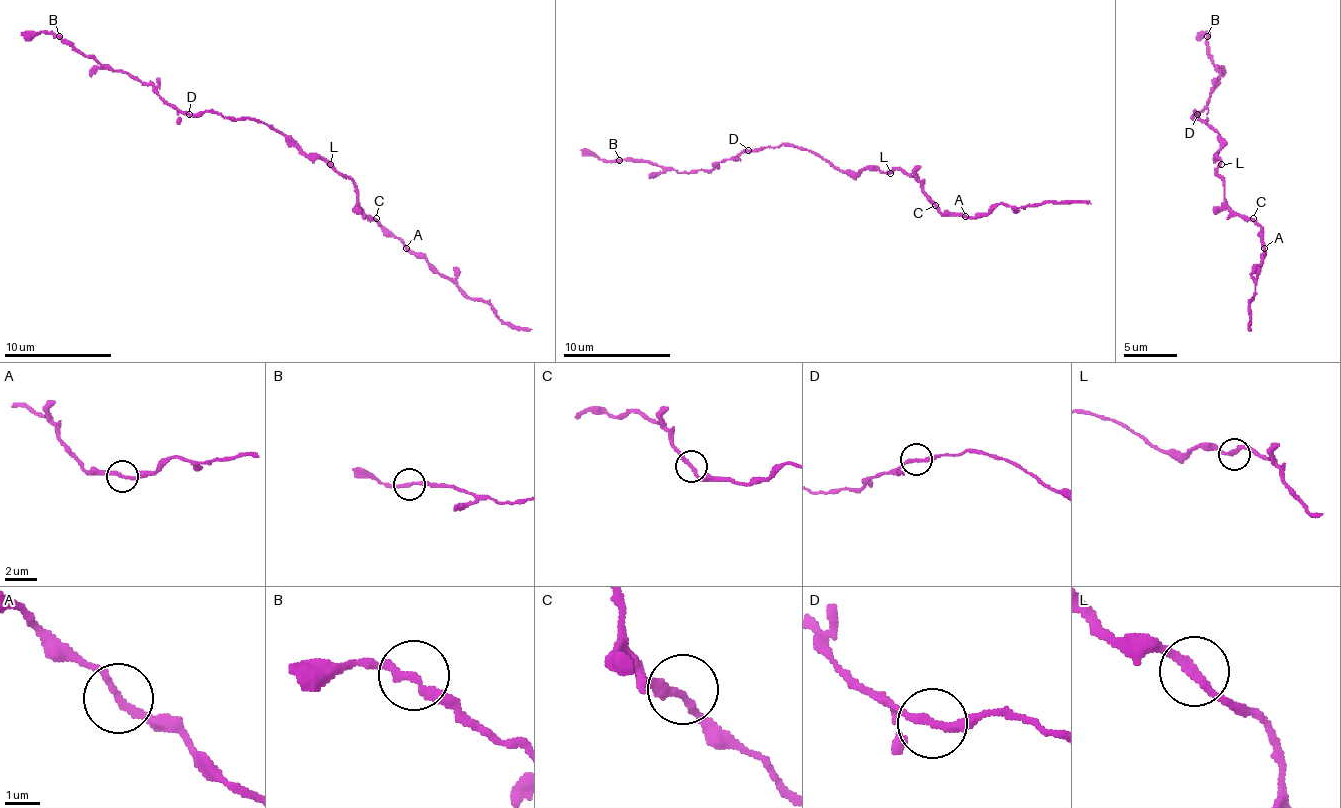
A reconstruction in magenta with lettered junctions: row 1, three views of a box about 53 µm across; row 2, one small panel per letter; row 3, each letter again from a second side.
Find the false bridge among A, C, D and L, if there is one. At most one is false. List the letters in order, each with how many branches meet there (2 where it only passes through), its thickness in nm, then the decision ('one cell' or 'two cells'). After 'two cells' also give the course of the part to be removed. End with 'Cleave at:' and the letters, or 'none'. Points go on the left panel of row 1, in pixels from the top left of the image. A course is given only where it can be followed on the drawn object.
A: 2 | 190 nm | one cell
C: 2 | 240 nm | one cell
D: 2 | 220 nm | two cells | (188, 113), (161, 97), (151, 84), (83, 57), (51, 33), (22, 36)
L: 2 | 200 nm | one cell
Cleave at: D

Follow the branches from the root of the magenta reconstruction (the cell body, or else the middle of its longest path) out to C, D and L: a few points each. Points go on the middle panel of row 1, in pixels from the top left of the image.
C: (855, 173), (906, 170), (917, 176), (922, 184), (922, 192), (935, 205)
D: (855, 173), (844, 173), (812, 152), (785, 144), (748, 149)
L: (855, 173), (863, 170), (890, 173)

